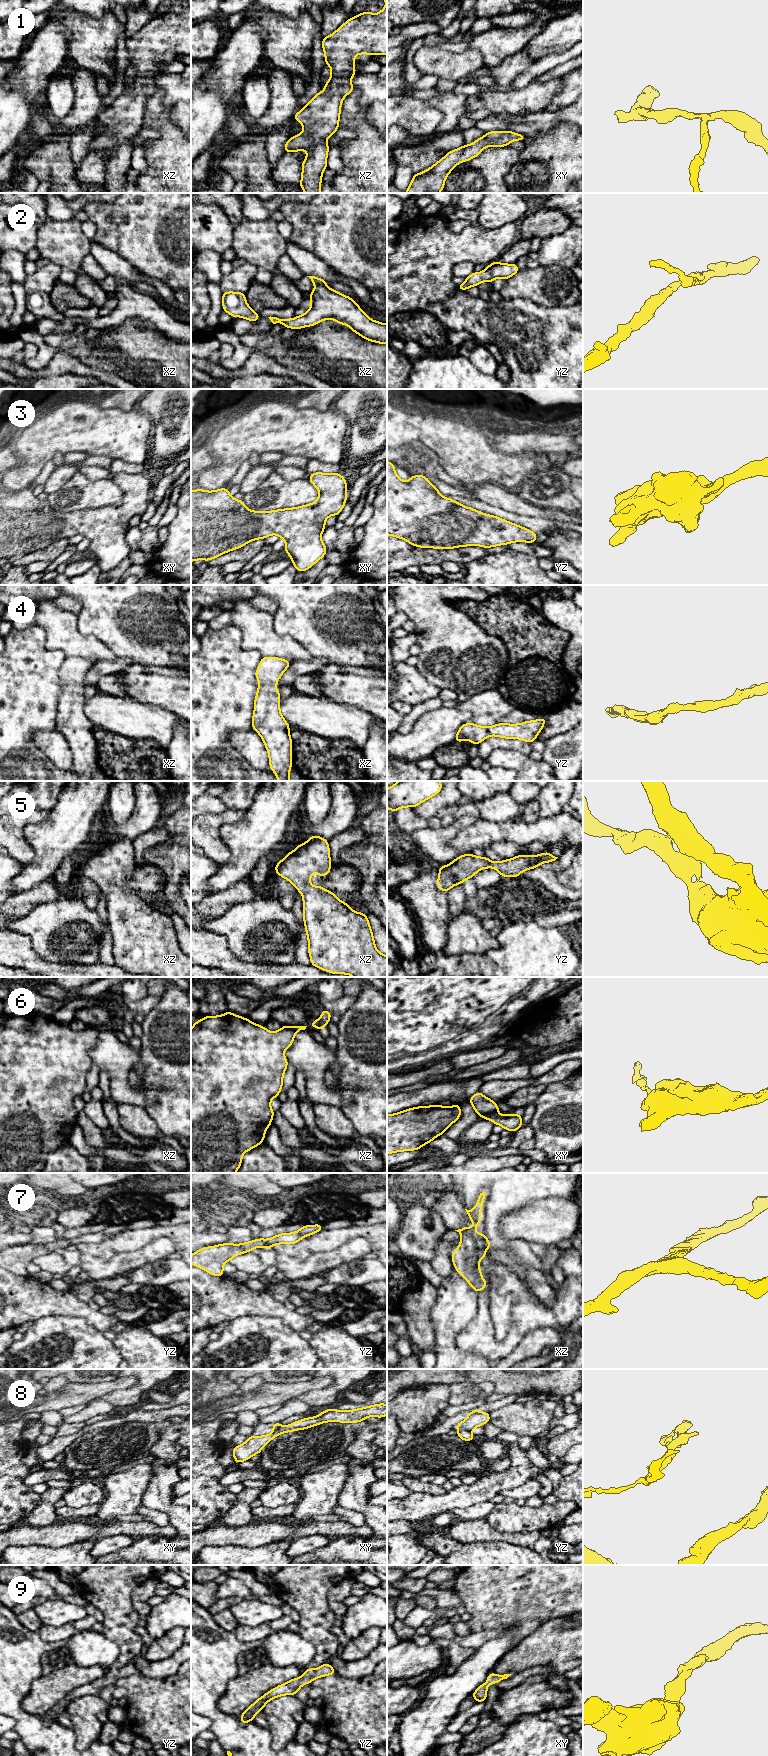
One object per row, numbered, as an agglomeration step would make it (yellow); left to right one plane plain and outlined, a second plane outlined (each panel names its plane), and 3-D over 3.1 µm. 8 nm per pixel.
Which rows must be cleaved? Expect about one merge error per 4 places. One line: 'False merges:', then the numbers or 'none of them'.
False merges: 6, 8

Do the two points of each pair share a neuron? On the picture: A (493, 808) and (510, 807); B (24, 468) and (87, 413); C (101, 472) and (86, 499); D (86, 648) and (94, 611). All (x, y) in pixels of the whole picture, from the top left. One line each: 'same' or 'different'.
A: same
B: same
C: different
D: different

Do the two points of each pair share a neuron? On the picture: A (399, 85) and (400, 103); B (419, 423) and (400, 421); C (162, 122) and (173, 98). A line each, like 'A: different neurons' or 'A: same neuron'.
A: different neurons
B: different neurons
C: different neurons

